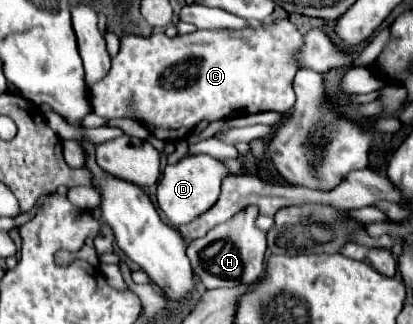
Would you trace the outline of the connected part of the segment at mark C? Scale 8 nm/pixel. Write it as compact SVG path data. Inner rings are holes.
M278 19L272 23L250 25L242 31L196 31L190 35L166 37L152 33L150 37L122 35L120 51L112 57L112 67L98 83L88 89L92 113L104 119L128 117L134 119L162 141L182 141L192 133L200 121L222 121L232 115L250 115L260 111L288 113L296 101L292 79L300 69L298 51L304 45L302 33L288 21Z

